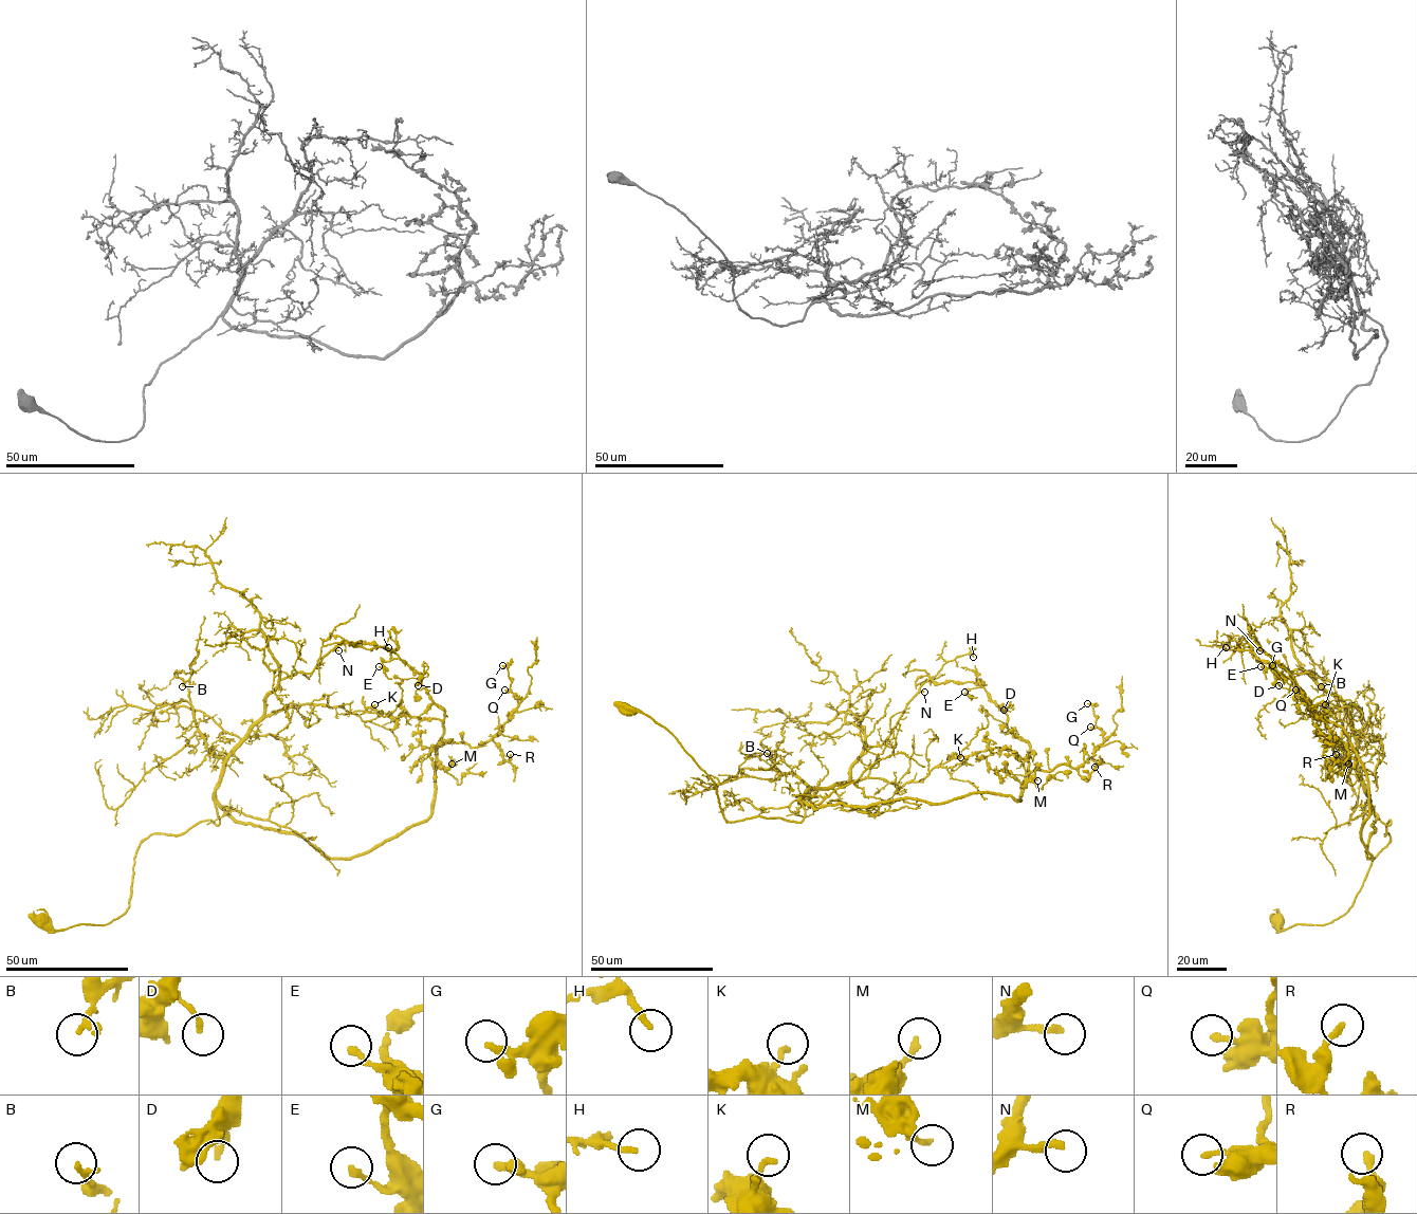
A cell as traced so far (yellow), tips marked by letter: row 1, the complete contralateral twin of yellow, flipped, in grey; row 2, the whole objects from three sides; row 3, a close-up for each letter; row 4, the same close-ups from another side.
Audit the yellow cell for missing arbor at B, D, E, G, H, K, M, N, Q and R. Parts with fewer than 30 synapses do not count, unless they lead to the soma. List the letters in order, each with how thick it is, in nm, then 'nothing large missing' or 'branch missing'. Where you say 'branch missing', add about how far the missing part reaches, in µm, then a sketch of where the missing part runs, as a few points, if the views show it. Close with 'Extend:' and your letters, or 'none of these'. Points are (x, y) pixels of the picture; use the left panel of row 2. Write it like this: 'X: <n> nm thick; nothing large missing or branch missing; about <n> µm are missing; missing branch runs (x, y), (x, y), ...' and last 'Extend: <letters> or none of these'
B: 140 nm thick; nothing large missing
D: 200 nm thick; nothing large missing
E: 240 nm thick; nothing large missing
G: 260 nm thick; nothing large missing
H: 200 nm thick; nothing large missing
K: 220 nm thick; nothing large missing
M: 190 nm thick; nothing large missing
N: 240 nm thick; branch missing; about 40 µm are missing; missing branch runs (338, 650), (350, 648), (361, 632), (381, 619), (393, 617), (398, 625)
Q: 220 nm thick; nothing large missing
R: 240 nm thick; nothing large missing
Extend: N

